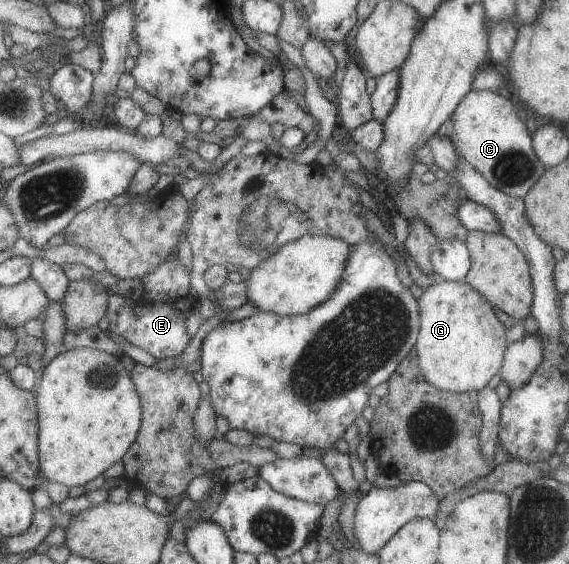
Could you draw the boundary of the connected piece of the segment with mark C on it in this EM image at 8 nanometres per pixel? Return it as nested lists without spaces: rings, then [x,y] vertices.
[[[471,89],[461,97],[450,116],[450,121],[452,131],[449,138],[458,156],[465,159],[493,188],[506,195],[523,198],[543,174],[545,168],[534,153],[532,137],[525,129],[525,124],[519,120],[508,94],[487,89]]]

